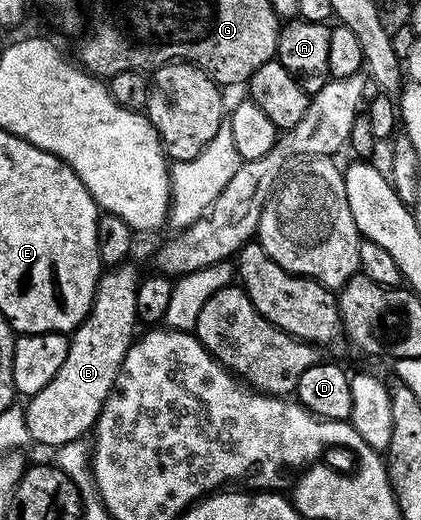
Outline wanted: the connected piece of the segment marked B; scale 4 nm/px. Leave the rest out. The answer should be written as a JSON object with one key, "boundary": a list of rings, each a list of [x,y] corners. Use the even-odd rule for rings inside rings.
{"boundary":[[[130,264],[119,265],[103,273],[98,282],[97,294],[93,306],[84,323],[71,335],[68,356],[51,382],[32,396],[25,405],[25,420],[30,439],[33,443],[59,448],[70,441],[83,439],[96,425],[99,414],[114,388],[116,374],[119,372],[124,354],[130,348],[138,327],[135,302],[138,277]]]}

